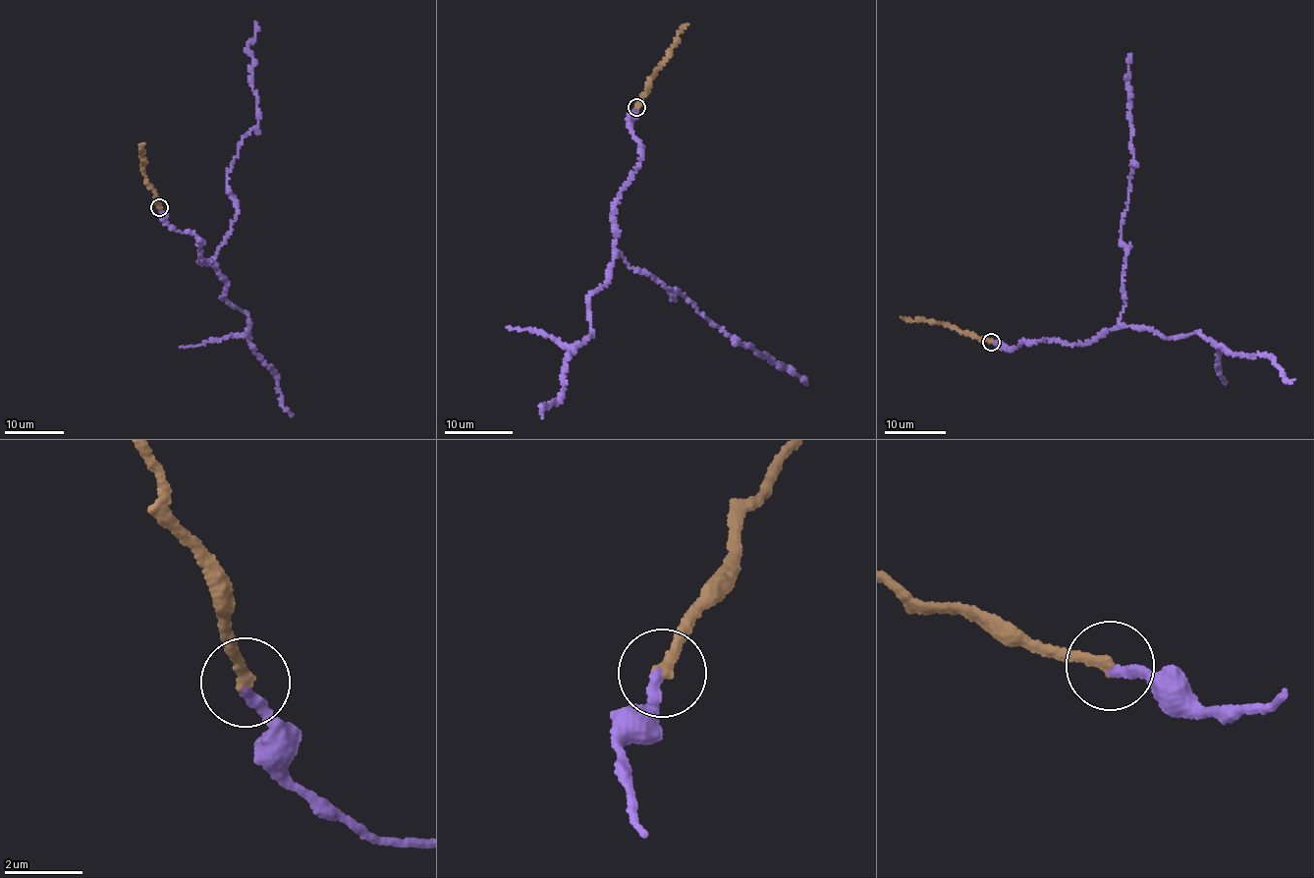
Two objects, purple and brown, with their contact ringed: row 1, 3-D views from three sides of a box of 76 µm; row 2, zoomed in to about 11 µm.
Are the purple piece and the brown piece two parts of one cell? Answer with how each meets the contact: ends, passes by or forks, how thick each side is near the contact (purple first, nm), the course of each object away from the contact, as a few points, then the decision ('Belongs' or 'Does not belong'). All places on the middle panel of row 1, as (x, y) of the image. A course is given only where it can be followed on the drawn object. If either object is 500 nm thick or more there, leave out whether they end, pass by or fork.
At the ring purple ends. At the ring brown ends. Thickness 240 nm (purple) against 260 nm. Course of purple: (637, 106), (629, 122), (641, 160), (615, 202), (616, 250), (805, 383). Course of brown: (637, 106), (656, 68), (669, 56), (677, 34), (687, 24). Belongs

